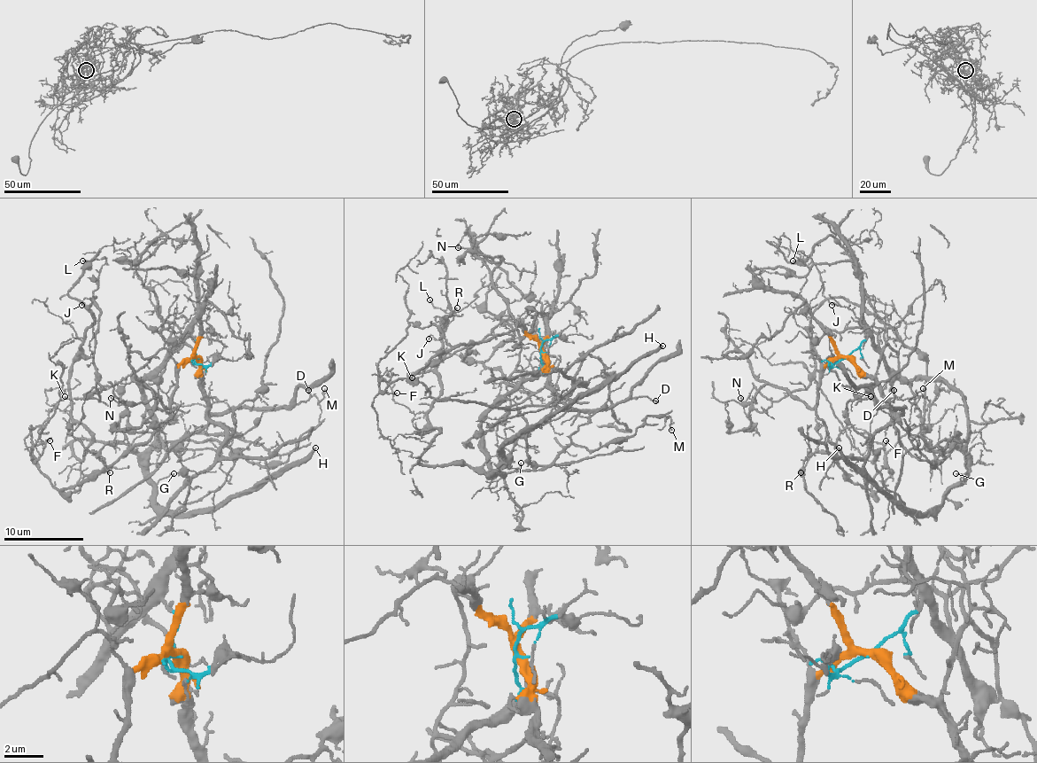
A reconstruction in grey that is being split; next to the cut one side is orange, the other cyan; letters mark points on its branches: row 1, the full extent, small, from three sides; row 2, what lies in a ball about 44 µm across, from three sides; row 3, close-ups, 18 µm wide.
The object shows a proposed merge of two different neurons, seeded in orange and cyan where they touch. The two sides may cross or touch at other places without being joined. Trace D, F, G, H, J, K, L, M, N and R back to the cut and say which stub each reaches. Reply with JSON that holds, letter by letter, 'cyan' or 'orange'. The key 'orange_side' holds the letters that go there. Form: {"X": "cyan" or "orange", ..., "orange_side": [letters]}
{"D": "orange", "F": "orange", "G": "cyan", "H": "cyan", "J": "cyan", "K": "orange", "L": "cyan", "M": "cyan", "N": "orange", "R": "orange", "orange_side": ["D", "F", "K", "N", "R"]}

